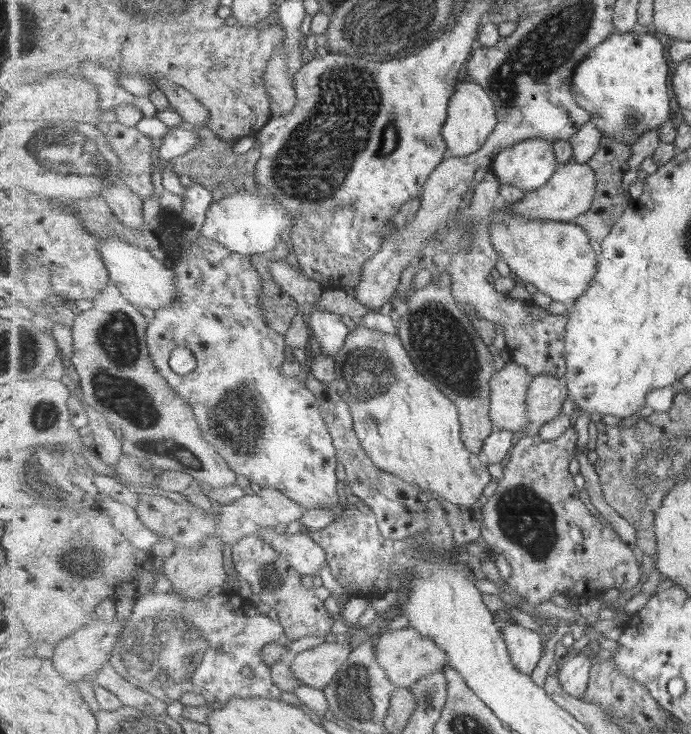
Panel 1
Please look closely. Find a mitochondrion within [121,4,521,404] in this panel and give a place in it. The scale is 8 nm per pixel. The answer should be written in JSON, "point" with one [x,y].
{"point":[328,148]}

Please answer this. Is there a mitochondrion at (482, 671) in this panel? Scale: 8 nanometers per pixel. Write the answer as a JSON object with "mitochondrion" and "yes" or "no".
{"mitochondrion":"no"}

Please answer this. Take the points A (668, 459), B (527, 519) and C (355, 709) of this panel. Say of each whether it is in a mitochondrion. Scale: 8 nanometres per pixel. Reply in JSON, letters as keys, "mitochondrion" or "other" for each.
{"A":"mitochondrion","B":"mitochondrion","C":"mitochondrion"}

